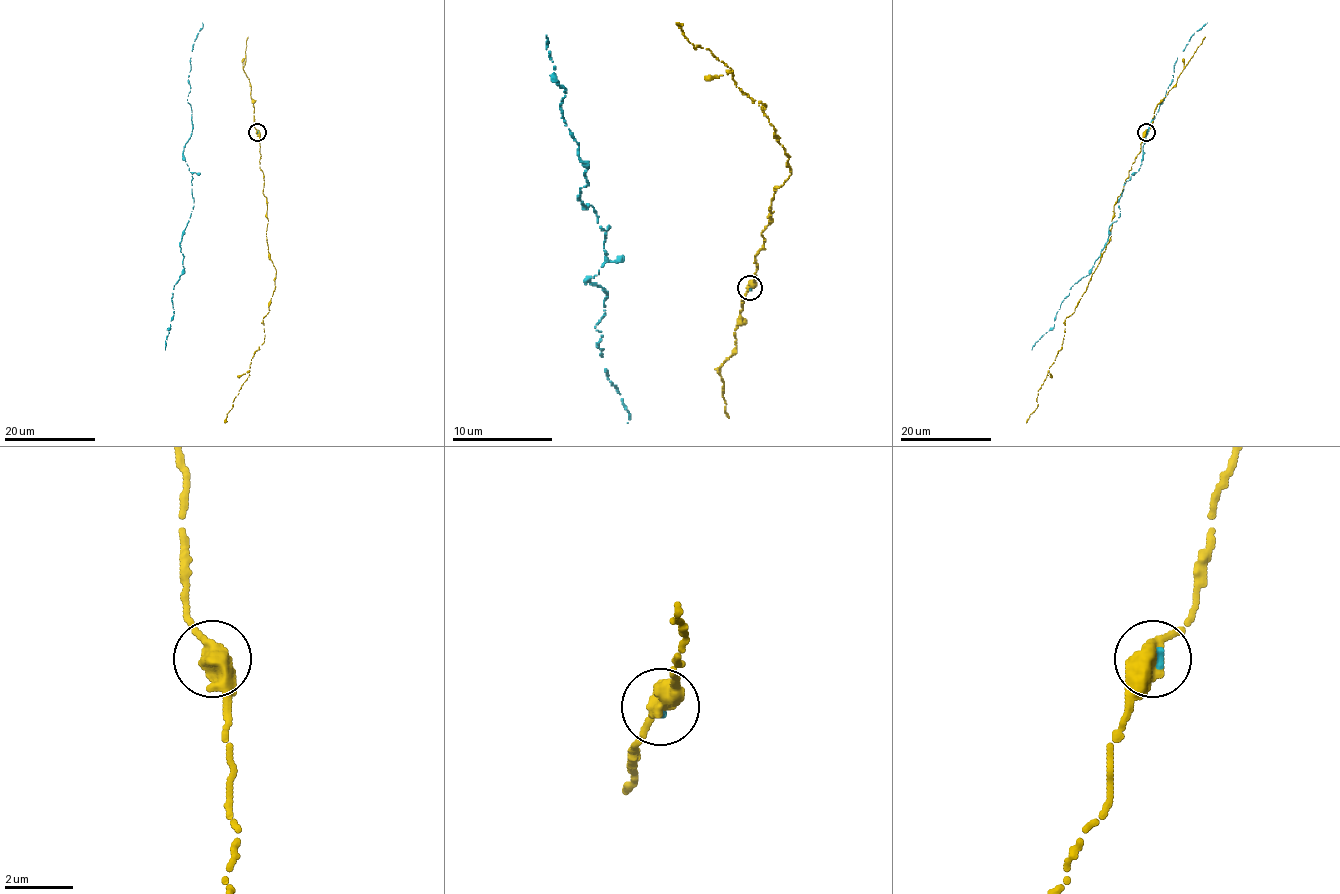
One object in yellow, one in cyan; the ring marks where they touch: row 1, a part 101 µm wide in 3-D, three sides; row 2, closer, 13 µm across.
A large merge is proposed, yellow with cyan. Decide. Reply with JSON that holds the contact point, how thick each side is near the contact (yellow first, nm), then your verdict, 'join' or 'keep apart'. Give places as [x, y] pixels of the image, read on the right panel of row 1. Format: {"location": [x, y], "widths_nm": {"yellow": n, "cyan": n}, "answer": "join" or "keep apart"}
{"location": [1146, 132], "widths_nm": {"yellow": 480, "cyan": 180}, "answer": "join"}

